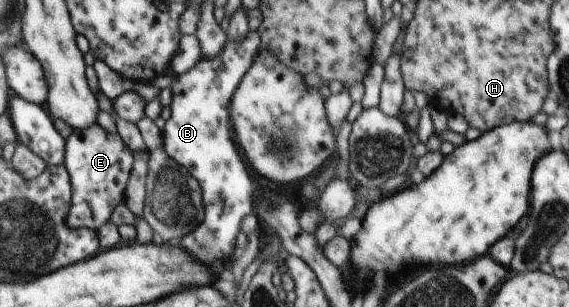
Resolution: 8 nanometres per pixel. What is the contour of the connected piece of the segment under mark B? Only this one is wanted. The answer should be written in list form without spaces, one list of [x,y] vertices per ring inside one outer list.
[[[257,30],[248,31],[247,37],[243,37],[241,41],[231,41],[227,39],[223,51],[215,57],[202,58],[193,69],[183,73],[182,75],[172,74],[155,78],[153,85],[159,87],[159,90],[169,87],[171,89],[171,118],[166,121],[165,129],[162,137],[164,138],[164,151],[177,164],[185,167],[199,181],[202,190],[202,201],[205,209],[203,224],[193,233],[189,233],[183,239],[183,245],[189,247],[189,253],[195,255],[199,261],[205,264],[211,264],[216,260],[227,261],[233,259],[236,255],[236,236],[238,235],[241,222],[253,211],[253,194],[254,186],[245,169],[245,163],[241,161],[233,137],[231,135],[232,125],[230,123],[230,115],[227,108],[230,107],[234,92],[237,90],[241,79],[253,65],[255,54],[260,50],[261,37]]]

